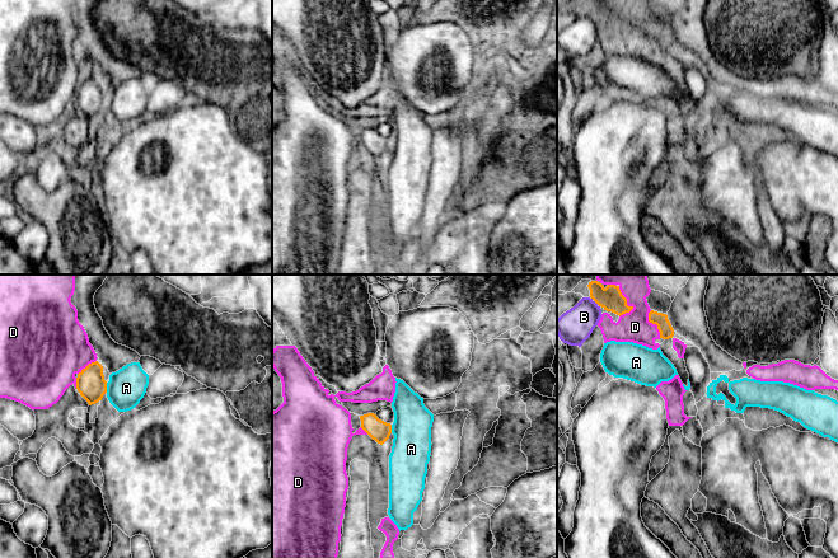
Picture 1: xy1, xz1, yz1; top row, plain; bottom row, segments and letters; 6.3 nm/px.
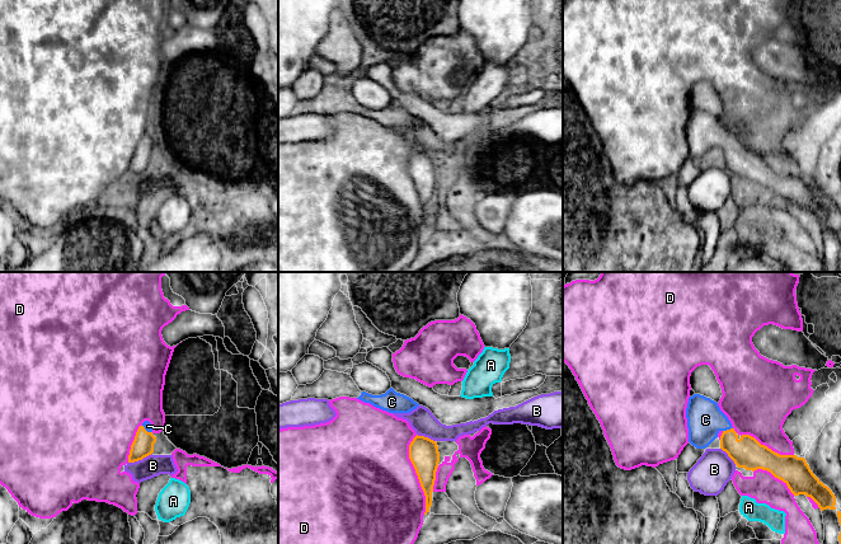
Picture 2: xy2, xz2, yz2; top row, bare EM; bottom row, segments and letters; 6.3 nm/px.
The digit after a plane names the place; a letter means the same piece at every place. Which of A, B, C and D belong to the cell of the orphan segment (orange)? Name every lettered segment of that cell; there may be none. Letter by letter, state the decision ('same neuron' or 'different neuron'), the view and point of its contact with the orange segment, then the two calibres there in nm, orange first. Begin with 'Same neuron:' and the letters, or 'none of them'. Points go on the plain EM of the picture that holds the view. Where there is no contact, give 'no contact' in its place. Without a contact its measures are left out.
Same neuron: C
A: different neuron; contact xy1 (106, 103); calibres 180 and 240 nm
B: different neuron; contact xy2 (140, 174); calibres 140 and 140 nm
C: same neuron; contact yz2 (727, 145); calibres 200 and 220 nm
D: different neuron; contact xz2 (417, 190); calibres 190 and 500 nm

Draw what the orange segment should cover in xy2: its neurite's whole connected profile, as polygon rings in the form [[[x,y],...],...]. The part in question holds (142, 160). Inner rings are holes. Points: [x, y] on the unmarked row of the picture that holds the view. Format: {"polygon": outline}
{"polygon": [[[145,136],[137,145],[135,155],[131,160],[128,178],[142,175],[154,168],[156,153],[152,150],[152,142],[149,136]]]}

